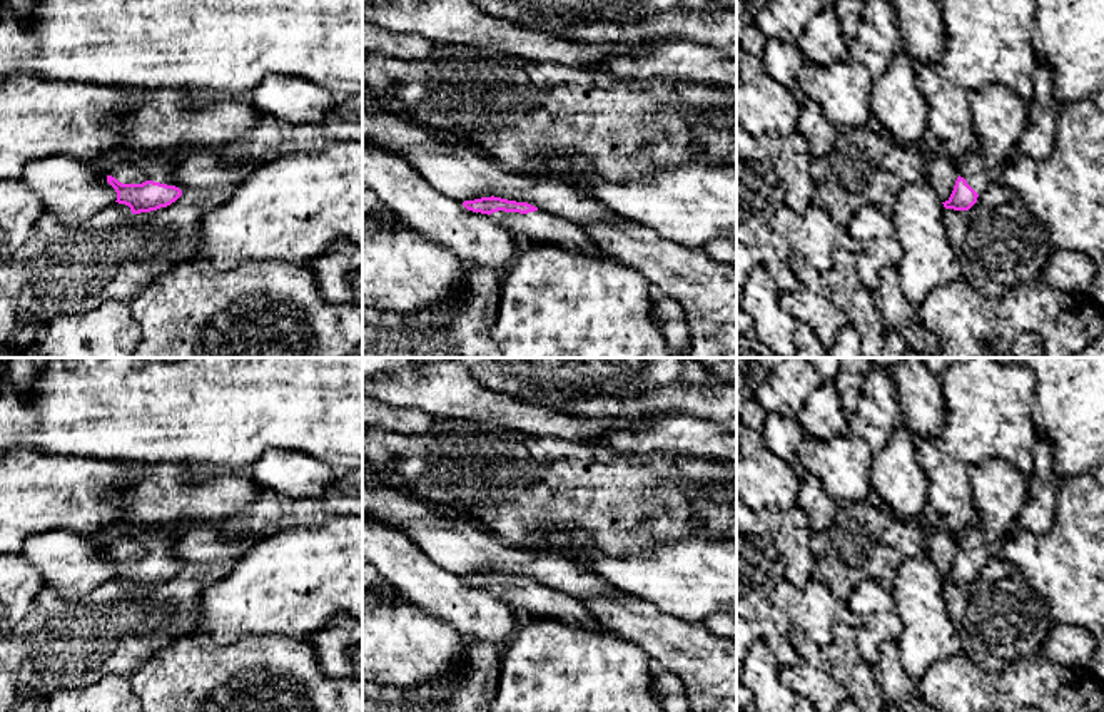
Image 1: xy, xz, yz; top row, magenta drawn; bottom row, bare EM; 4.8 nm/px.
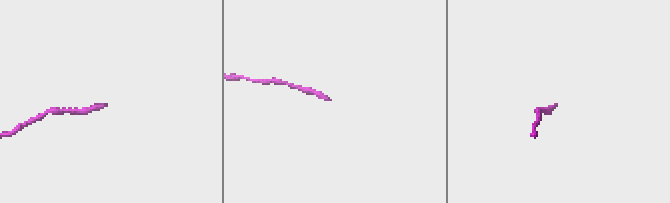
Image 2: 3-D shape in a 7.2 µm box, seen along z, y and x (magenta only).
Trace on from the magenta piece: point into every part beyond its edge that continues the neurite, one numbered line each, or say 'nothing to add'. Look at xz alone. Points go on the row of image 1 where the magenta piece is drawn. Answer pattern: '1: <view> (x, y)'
1: xz (538, 226)

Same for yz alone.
1: yz (971, 167)

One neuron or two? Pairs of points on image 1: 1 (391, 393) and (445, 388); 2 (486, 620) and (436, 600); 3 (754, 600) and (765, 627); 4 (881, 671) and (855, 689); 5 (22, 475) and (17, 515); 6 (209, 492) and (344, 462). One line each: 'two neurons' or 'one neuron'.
1: one neuron
2: one neuron
3: one neuron
4: two neurons
5: one neuron
6: two neurons

